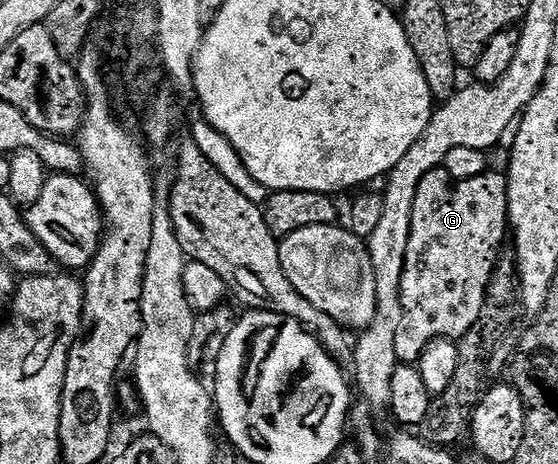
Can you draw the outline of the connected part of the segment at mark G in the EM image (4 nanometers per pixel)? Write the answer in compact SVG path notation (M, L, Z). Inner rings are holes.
M437 169L422 177L418 197L414 197L414 217L410 225L410 245L406 245L406 261L402 273L402 321L394 337L397 360L404 365L419 364L420 355L435 339L460 340L478 321L486 301L488 286L498 260L500 246L506 243L508 226L508 177L495 169L473 179L452 179Z

